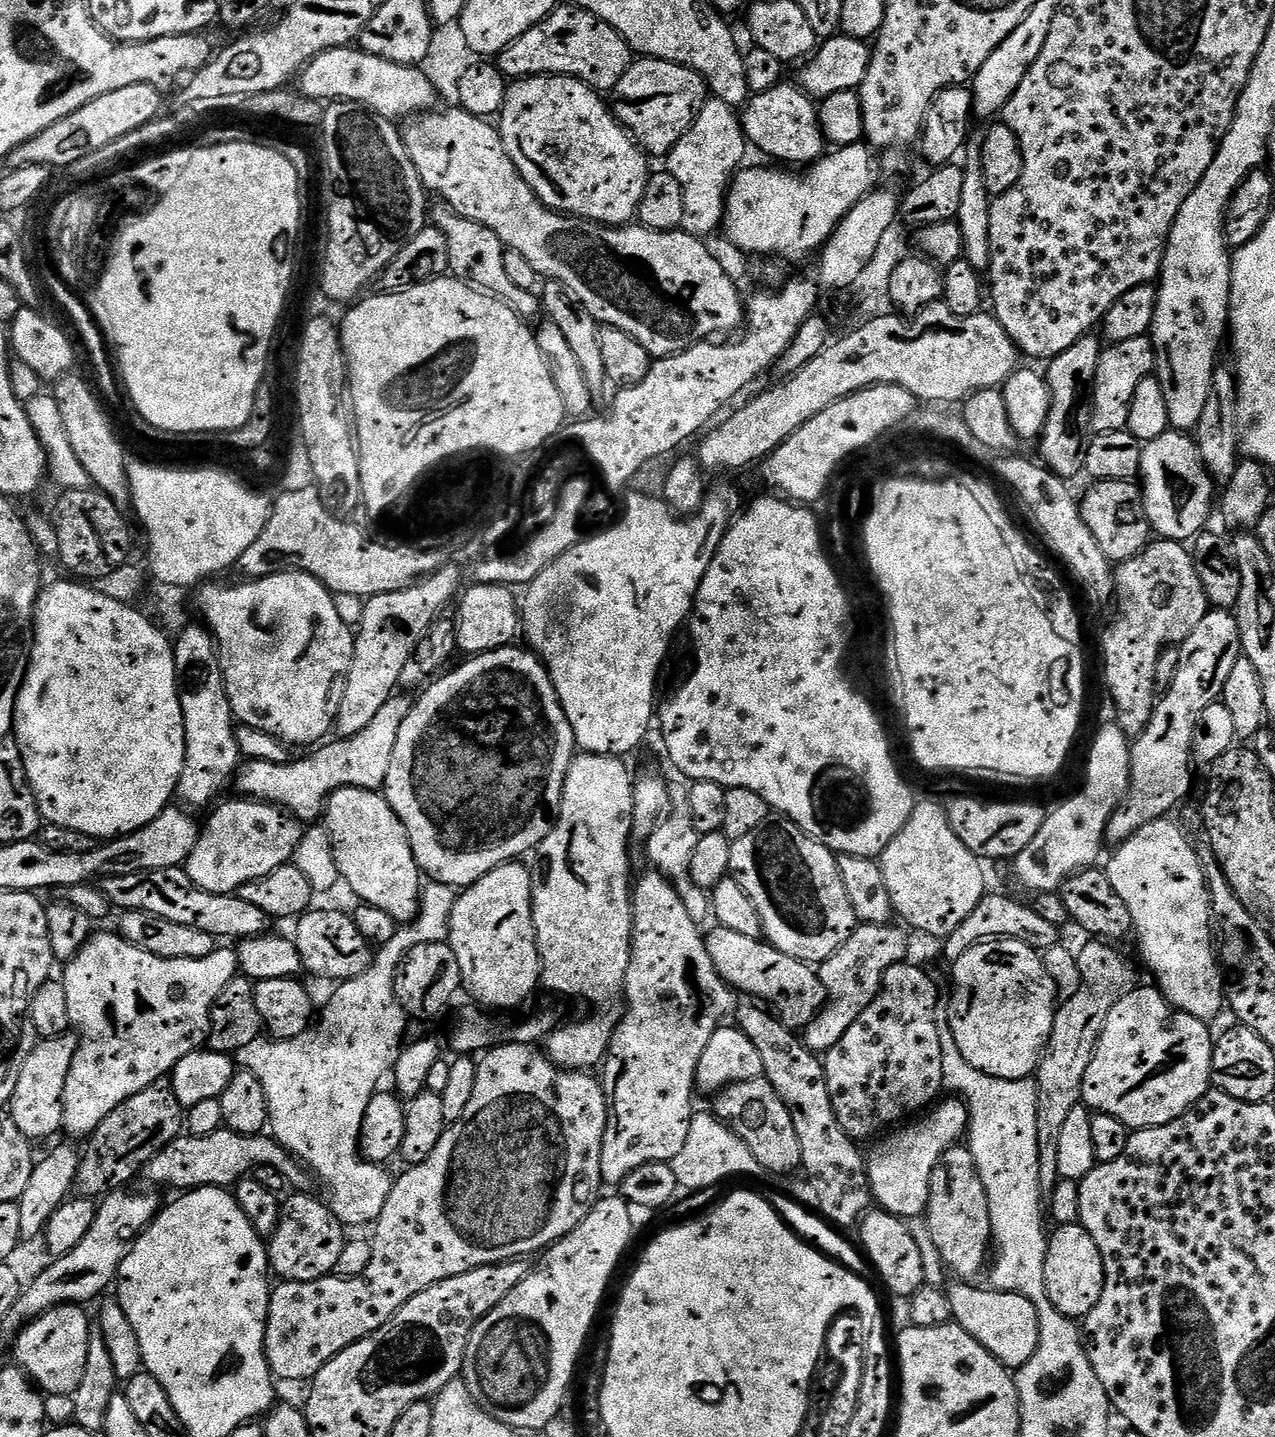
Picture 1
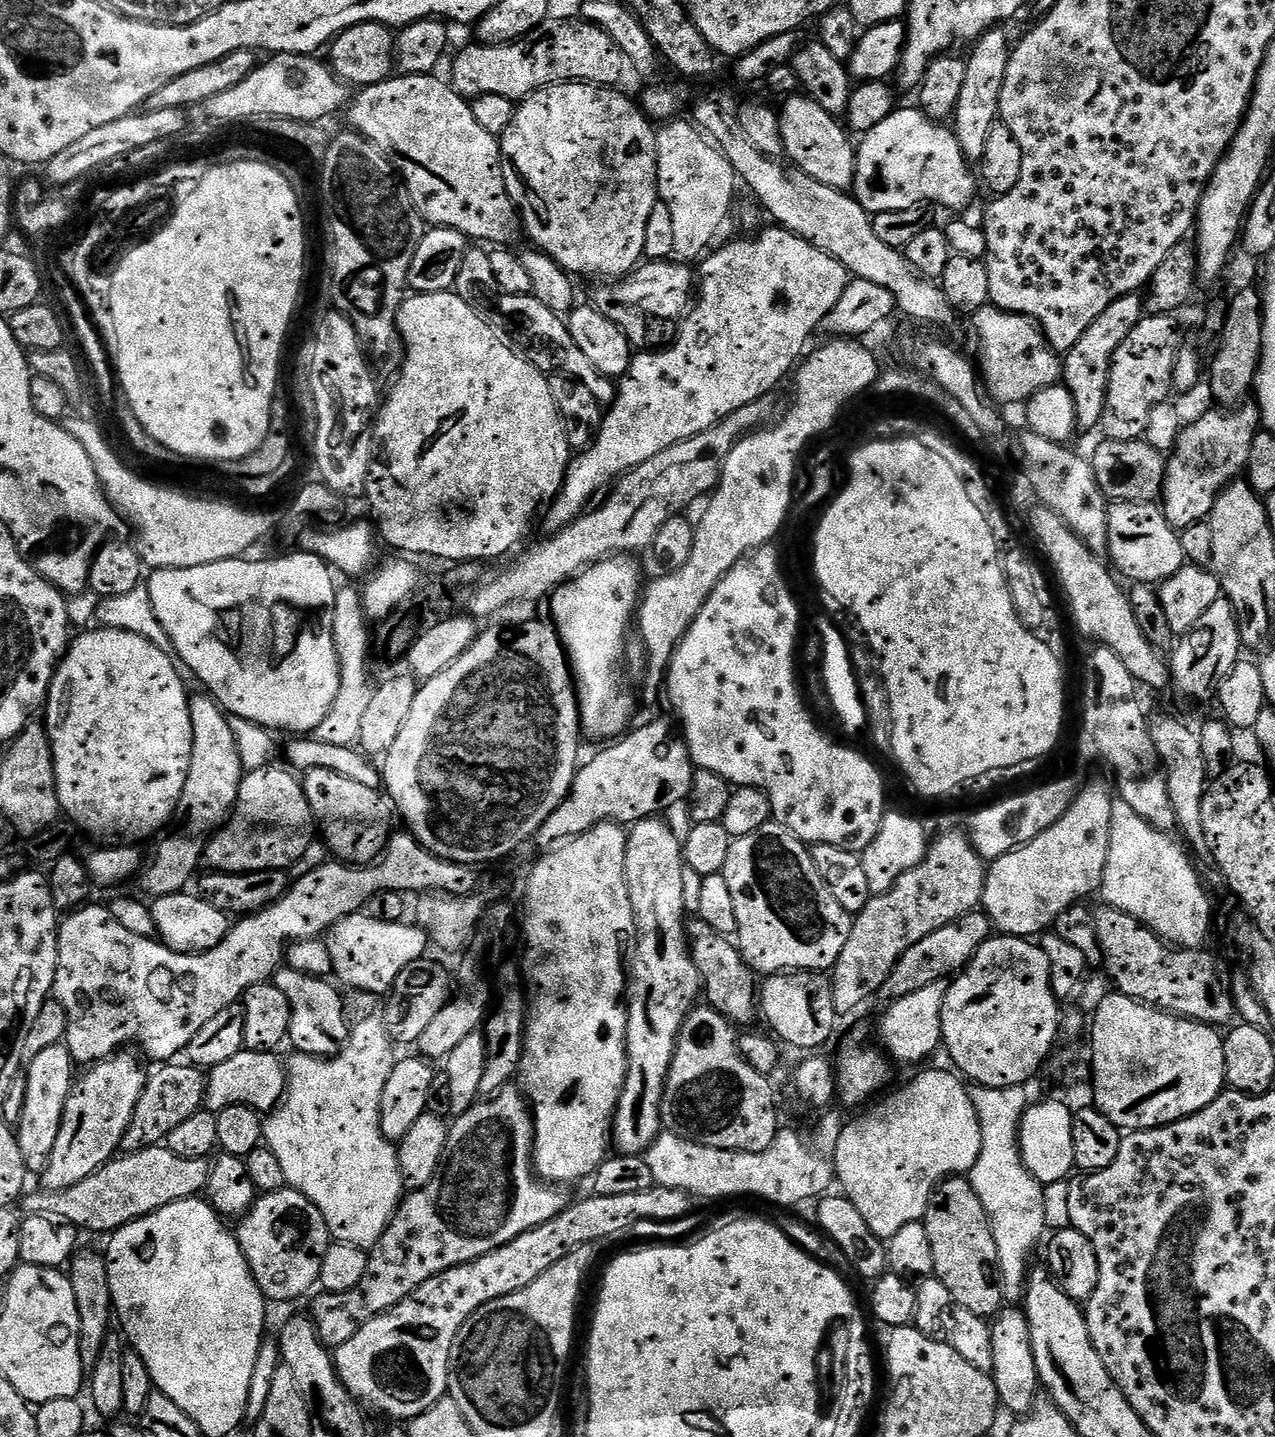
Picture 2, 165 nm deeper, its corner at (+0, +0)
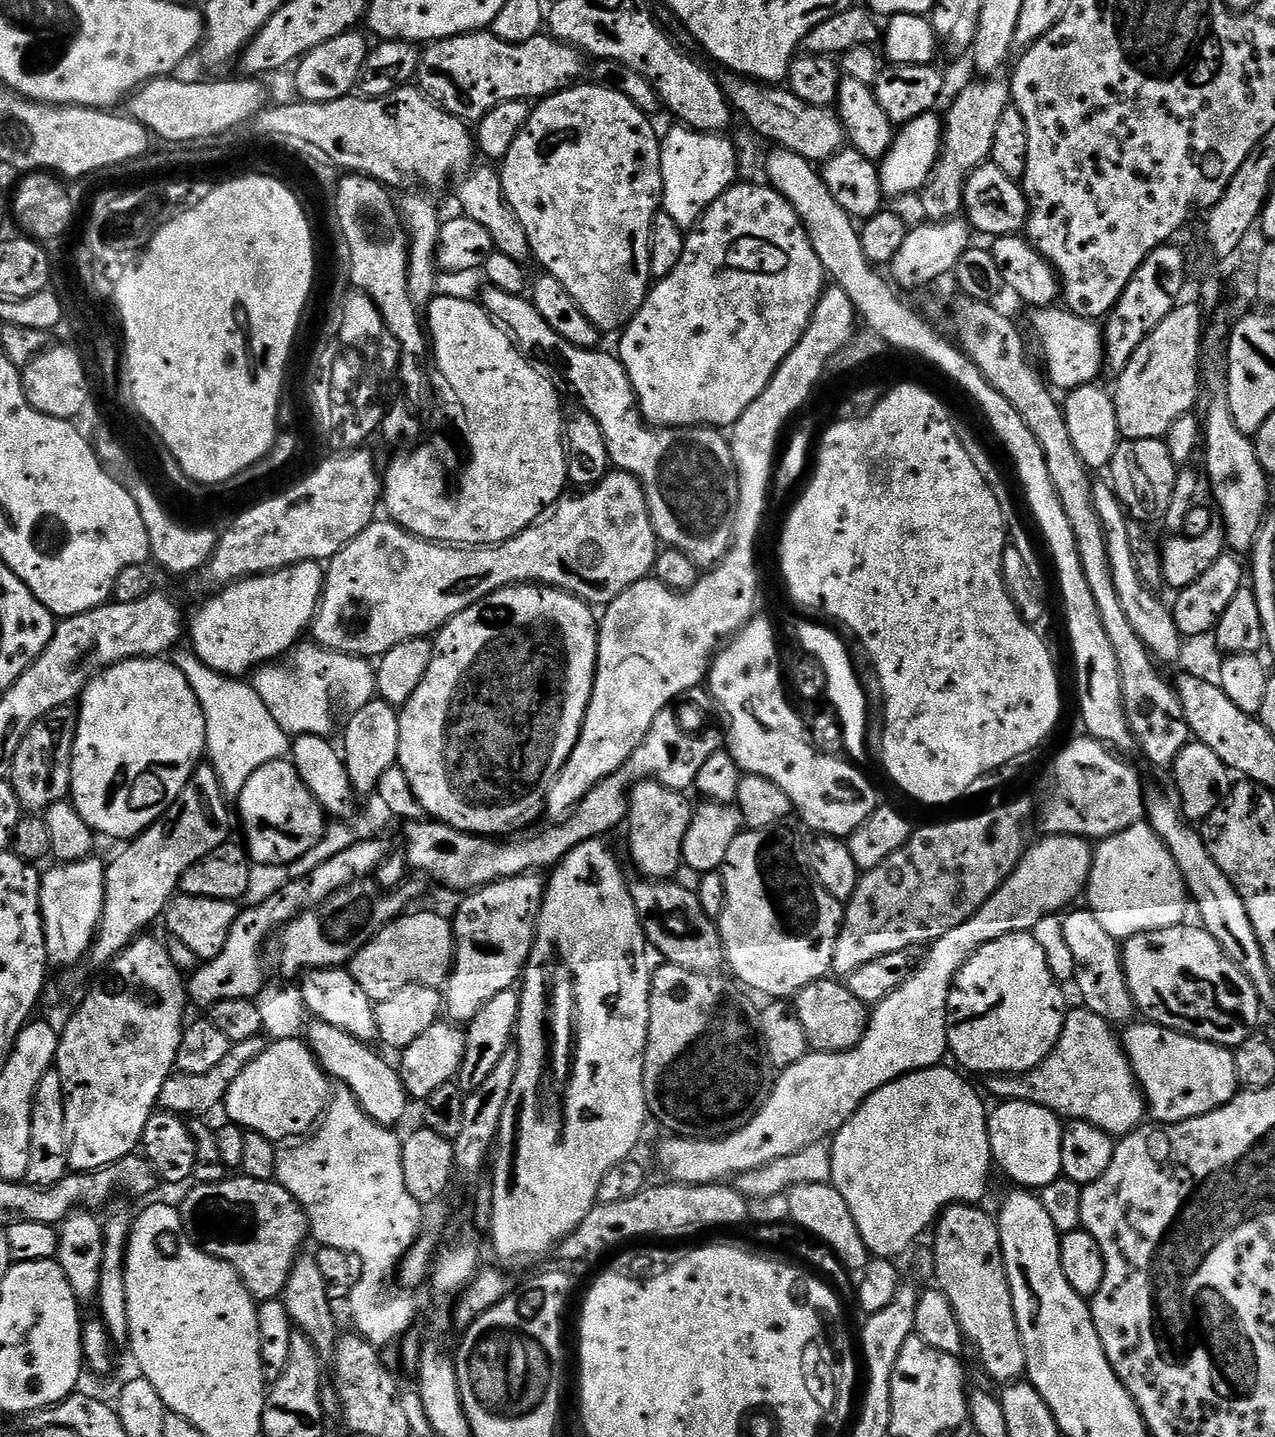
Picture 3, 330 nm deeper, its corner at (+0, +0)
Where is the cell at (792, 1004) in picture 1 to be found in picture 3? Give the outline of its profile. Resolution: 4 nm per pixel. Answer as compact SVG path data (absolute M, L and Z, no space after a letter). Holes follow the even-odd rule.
M836 978L815 980L794 997L796 1017L808 1035L809 1045L817 1052L848 1052L855 1048L868 1029L869 1005L850 994L847 983Z

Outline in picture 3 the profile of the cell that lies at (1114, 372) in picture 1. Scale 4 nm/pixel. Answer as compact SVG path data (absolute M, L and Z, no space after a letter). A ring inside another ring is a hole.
M1177 303L1176 309L1134 350L1134 358L1126 362L1126 370L1115 377L1116 388L1111 389L1114 402L1114 414L1118 414L1118 430L1126 440L1164 440L1170 426L1178 418L1189 415L1196 404L1196 399L1202 396L1202 343L1204 320L1200 317L1202 308L1199 303Z

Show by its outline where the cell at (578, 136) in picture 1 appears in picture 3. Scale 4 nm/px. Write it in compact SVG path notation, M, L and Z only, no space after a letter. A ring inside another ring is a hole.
M580 82L575 86L564 88L553 96L543 97L529 111L526 126L522 126L518 138L514 138L514 146L510 146L498 171L502 190L514 210L514 214L518 214L522 226L526 226L526 238L530 238L535 263L540 263L544 267L541 269L547 275L558 278L558 282L562 282L562 286L566 286L566 290L570 290L570 294L574 298L574 302L578 302L582 314L586 314L586 318L590 318L590 322L594 322L594 326L599 328L601 333L613 332L616 334L634 318L634 314L647 298L650 285L654 280L650 270L650 230L652 229L652 219L655 218L657 212L661 211L664 199L662 162L660 161L661 137L658 132L656 136L655 126L648 121L651 120L649 113L638 110L638 106L634 106L634 102L630 102L630 98L626 98L626 94L622 94L614 86L603 88L600 84L584 83Z

